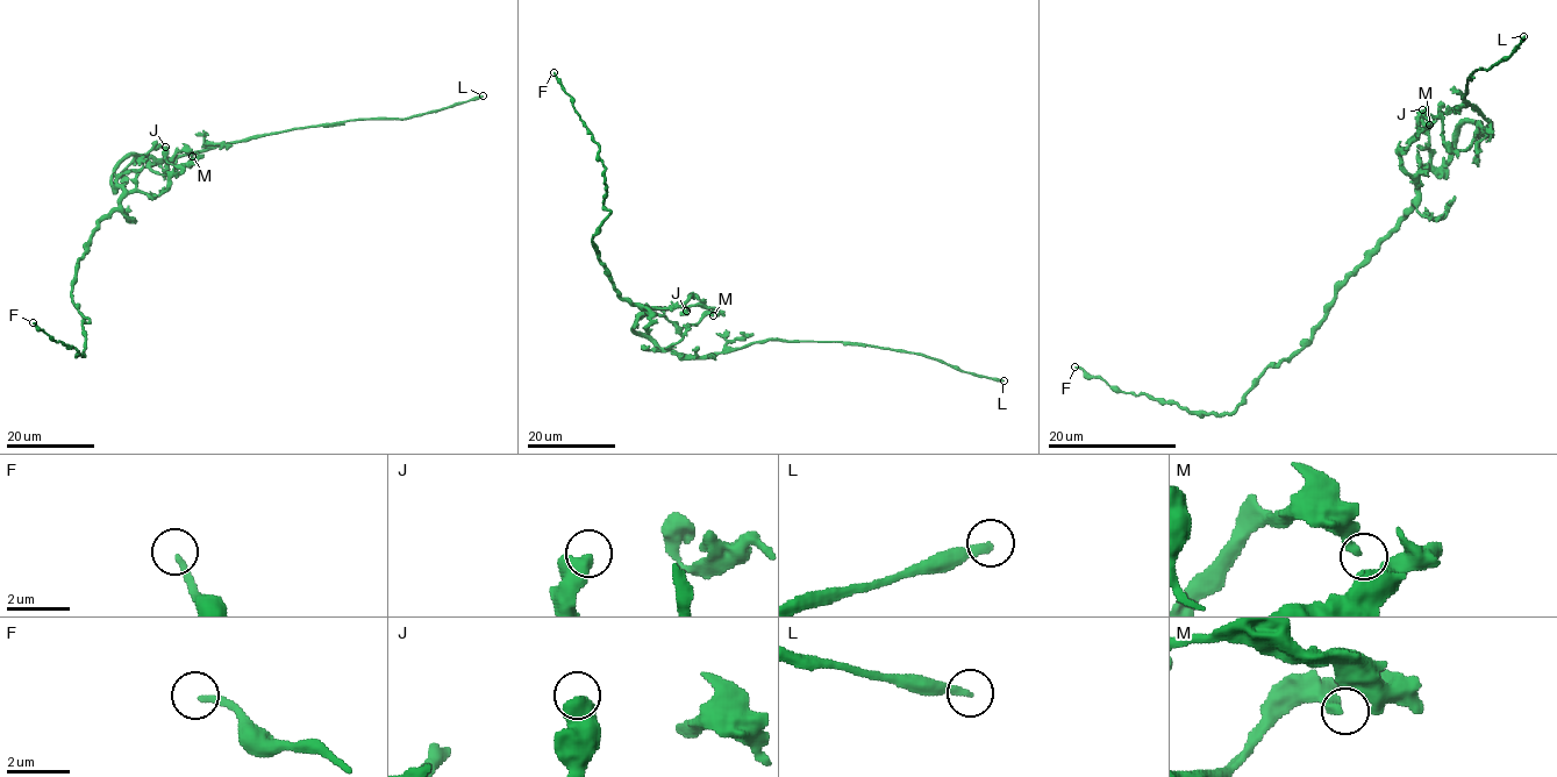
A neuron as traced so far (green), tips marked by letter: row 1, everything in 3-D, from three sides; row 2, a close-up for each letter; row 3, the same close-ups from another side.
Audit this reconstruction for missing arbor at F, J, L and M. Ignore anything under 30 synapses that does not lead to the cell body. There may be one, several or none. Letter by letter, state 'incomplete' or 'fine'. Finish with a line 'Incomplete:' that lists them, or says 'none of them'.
F: fine
J: fine
L: incomplete
M: fine
Incomplete: L

